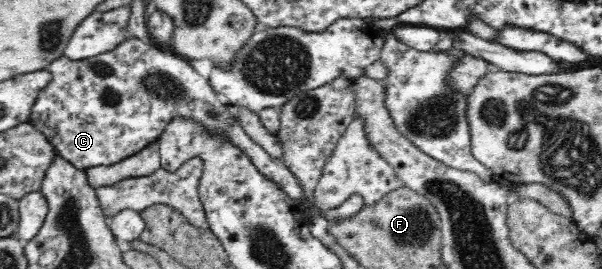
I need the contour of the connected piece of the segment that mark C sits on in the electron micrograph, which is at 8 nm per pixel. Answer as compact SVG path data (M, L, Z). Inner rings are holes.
M127 38L124 42L121 42L115 49L103 52L88 58L81 59L69 59L67 56L63 55L57 59L52 60L50 66L50 75L52 75L52 80L38 93L35 103L33 104L31 113L30 113L30 124L39 130L48 141L55 147L56 153L62 159L69 161L76 169L86 172L87 169L91 167L111 167L111 165L117 165L137 153L141 153L145 147L158 143L161 139L161 135L165 133L164 129L166 125L175 118L185 118L185 120L195 120L199 122L205 130L210 133L210 135L216 135L218 139L226 139L230 141L234 147L238 147L244 155L250 157L251 162L254 163L254 166L266 179L273 181L285 194L287 194L291 199L299 200L303 197L303 188L299 184L298 179L294 177L294 174L283 164L282 159L273 158L271 155L268 155L265 150L263 150L259 145L256 145L244 132L244 129L241 127L241 124L237 122L236 114L231 105L227 103L222 103L216 96L214 89L209 80L201 76L192 66L189 64L189 61L184 57L177 56L171 49L159 46L156 43L148 43L140 40L139 38Z

